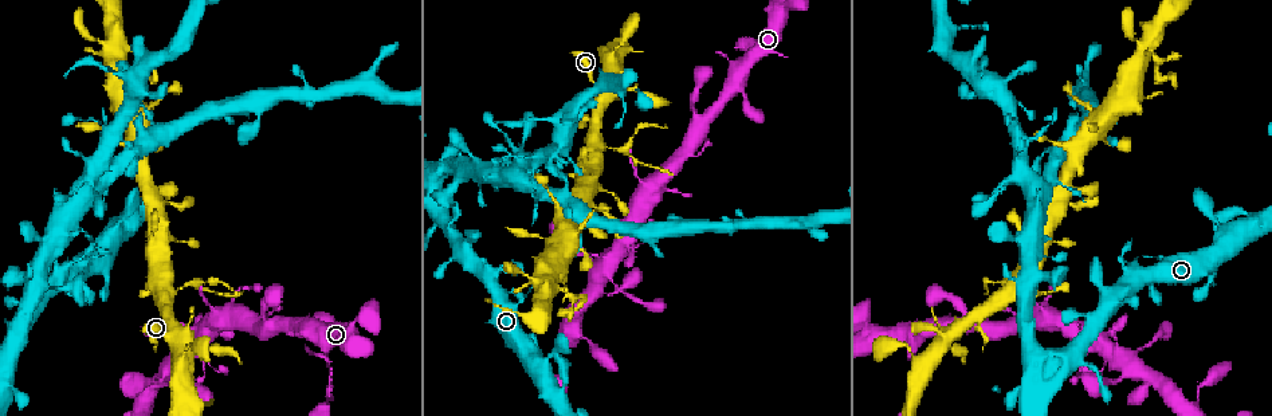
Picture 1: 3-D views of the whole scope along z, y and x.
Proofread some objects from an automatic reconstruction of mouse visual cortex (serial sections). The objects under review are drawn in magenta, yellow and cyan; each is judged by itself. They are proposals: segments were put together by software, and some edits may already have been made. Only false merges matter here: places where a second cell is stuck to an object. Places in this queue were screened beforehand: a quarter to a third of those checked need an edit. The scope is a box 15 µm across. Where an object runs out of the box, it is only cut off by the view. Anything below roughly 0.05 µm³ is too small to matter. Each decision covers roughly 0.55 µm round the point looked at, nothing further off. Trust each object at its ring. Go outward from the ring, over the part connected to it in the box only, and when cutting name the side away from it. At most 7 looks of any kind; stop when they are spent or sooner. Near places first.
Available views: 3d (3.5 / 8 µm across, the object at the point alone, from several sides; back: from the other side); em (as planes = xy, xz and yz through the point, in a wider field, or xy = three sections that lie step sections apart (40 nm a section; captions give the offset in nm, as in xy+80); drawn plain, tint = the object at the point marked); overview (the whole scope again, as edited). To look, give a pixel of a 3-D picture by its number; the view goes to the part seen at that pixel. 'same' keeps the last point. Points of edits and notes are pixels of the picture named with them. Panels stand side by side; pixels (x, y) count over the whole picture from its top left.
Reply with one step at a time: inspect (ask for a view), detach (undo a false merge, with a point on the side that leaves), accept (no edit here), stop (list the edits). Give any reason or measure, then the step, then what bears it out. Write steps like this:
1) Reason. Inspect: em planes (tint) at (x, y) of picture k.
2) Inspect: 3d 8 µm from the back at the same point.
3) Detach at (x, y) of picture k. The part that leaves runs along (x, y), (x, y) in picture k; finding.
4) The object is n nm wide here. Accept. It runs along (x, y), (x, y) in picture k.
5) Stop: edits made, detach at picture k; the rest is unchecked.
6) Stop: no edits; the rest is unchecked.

Three arms meet. Inspect: 3d 3.5 µm at (170, 289) of picture 1.

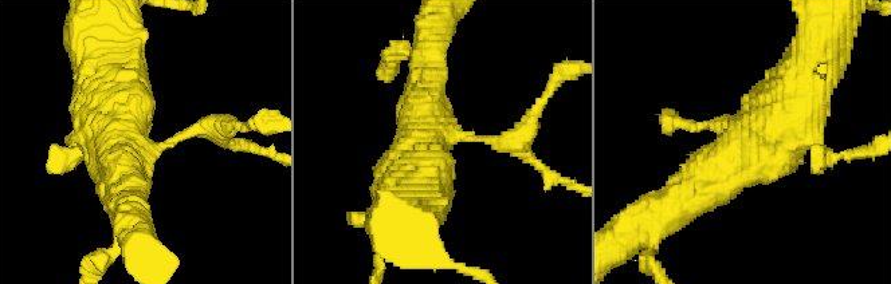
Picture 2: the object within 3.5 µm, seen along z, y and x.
3 arms meet here; the arms are 250, 450, 700 nm wide. Inspect: em xy step 3 (tint) at (147, 148) of picture 2.

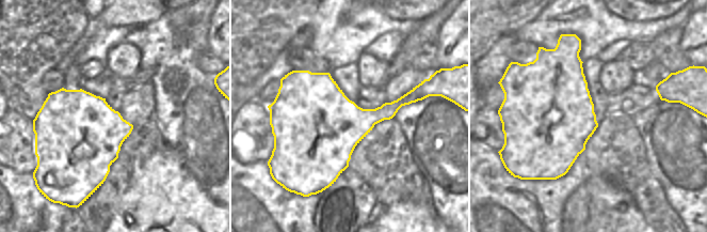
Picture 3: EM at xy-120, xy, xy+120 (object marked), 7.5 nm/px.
Cut it another way. Inspect: em planes (tint) at the same point.

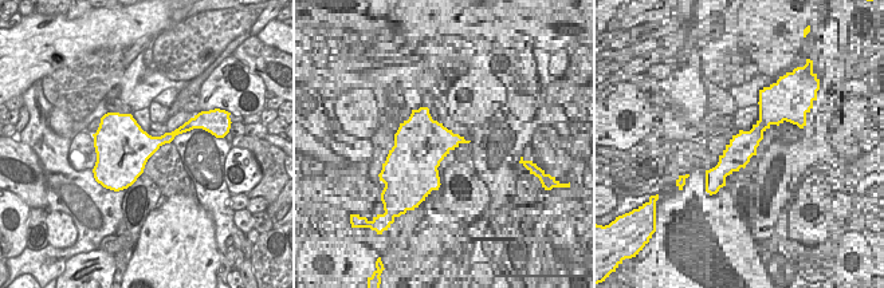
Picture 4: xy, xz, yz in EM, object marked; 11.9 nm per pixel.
Detach at (517, 142) of picture 2. The part that leaves runs along (485, 141), (513, 141), (570, 71) in picture 2; two cells meet here.

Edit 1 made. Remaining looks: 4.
See it whole again. Inspect: overview.

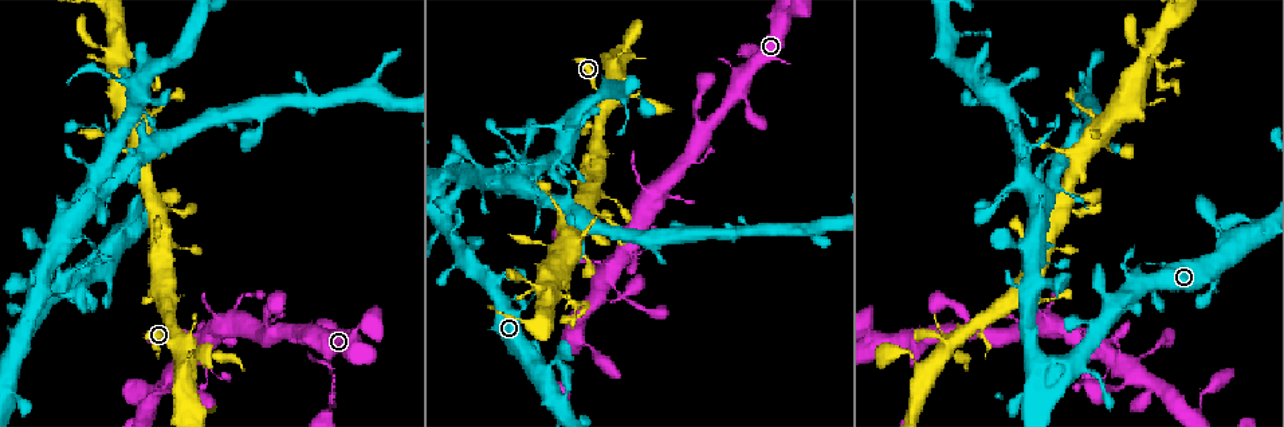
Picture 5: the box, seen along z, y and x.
Three-way junction. Inspect: 3d 3.5 µm from the back at (542, 161) of picture 5.

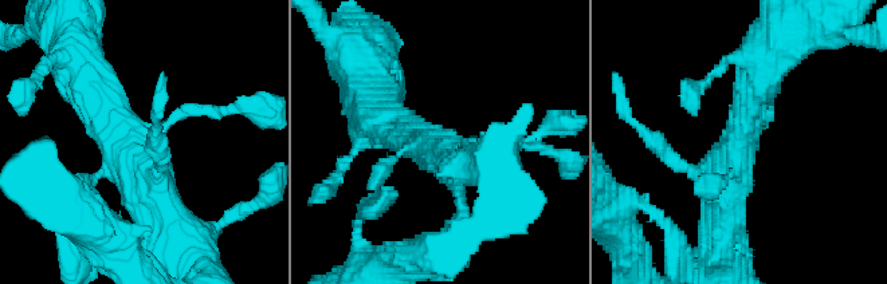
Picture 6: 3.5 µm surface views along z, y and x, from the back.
Inspect: em xy step 5 (tint) at (133, 145) of picture 6.

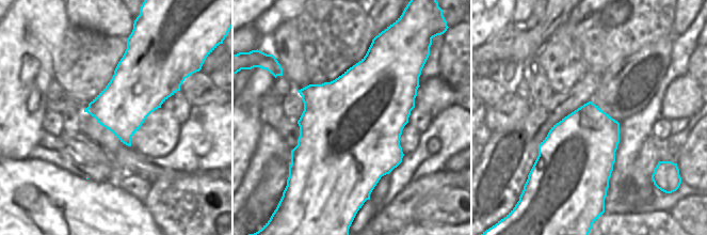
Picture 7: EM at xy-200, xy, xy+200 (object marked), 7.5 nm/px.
Inspect: em planes (tint) at the same point.

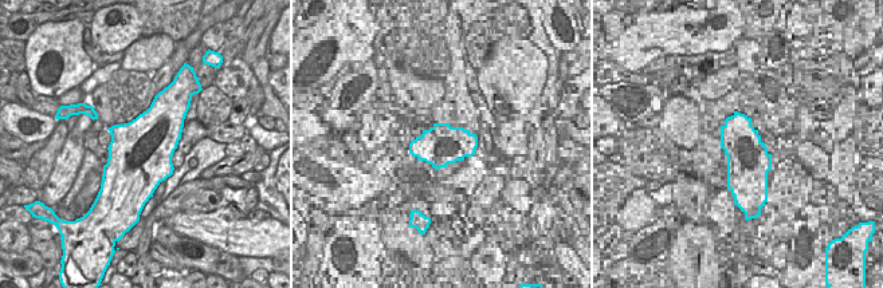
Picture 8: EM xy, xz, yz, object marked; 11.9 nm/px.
Accept. It runs along (172, 219), (130, 135), (81, 74) in picture 6; one cell here.

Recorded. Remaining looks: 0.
Stop: edits made, detach at picture 2; the rest is unchecked.

